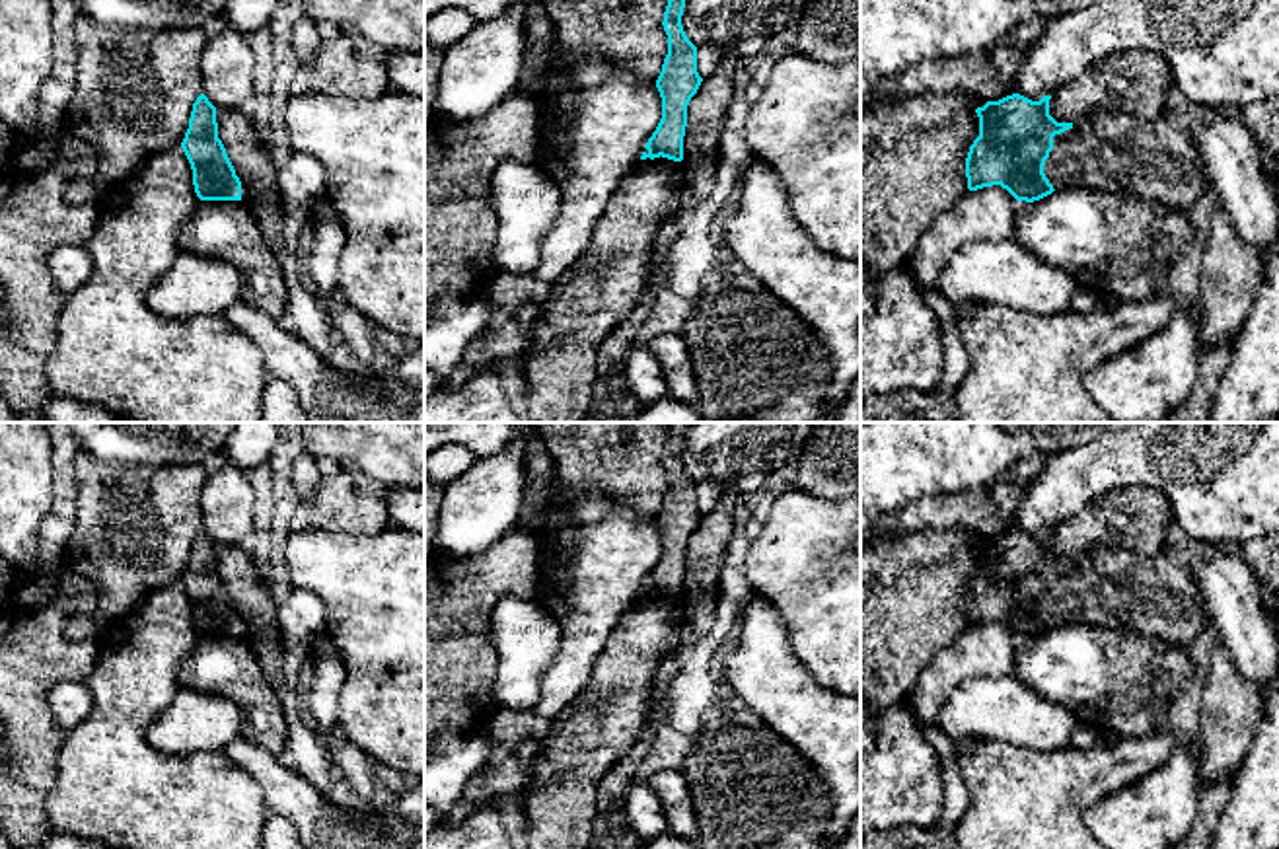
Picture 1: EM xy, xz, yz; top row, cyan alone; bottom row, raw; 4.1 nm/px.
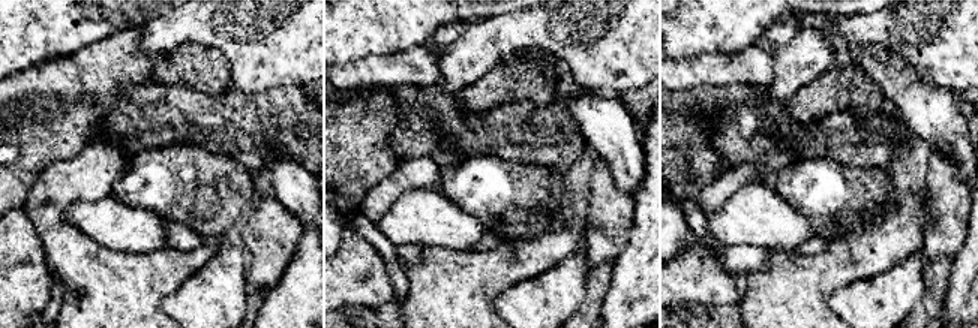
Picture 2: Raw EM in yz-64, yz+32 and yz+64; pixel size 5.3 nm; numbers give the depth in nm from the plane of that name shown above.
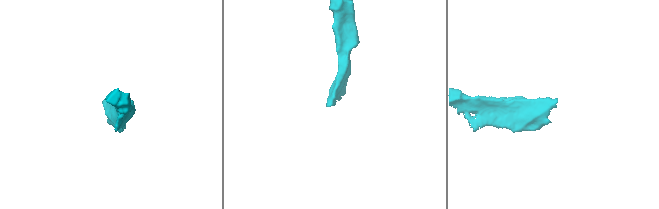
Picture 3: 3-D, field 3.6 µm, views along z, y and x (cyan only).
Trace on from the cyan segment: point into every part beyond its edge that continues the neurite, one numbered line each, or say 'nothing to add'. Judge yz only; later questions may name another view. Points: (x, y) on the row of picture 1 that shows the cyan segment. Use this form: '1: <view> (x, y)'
1: yz (1114, 150)

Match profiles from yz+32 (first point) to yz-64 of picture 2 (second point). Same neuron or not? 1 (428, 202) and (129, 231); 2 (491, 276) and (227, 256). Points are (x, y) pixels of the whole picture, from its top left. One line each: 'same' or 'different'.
1: same
2: different

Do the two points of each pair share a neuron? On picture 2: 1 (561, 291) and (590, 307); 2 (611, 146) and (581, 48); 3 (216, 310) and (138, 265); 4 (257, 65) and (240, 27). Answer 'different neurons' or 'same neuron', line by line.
1: different neurons
2: different neurons
3: different neurons
4: same neuron

